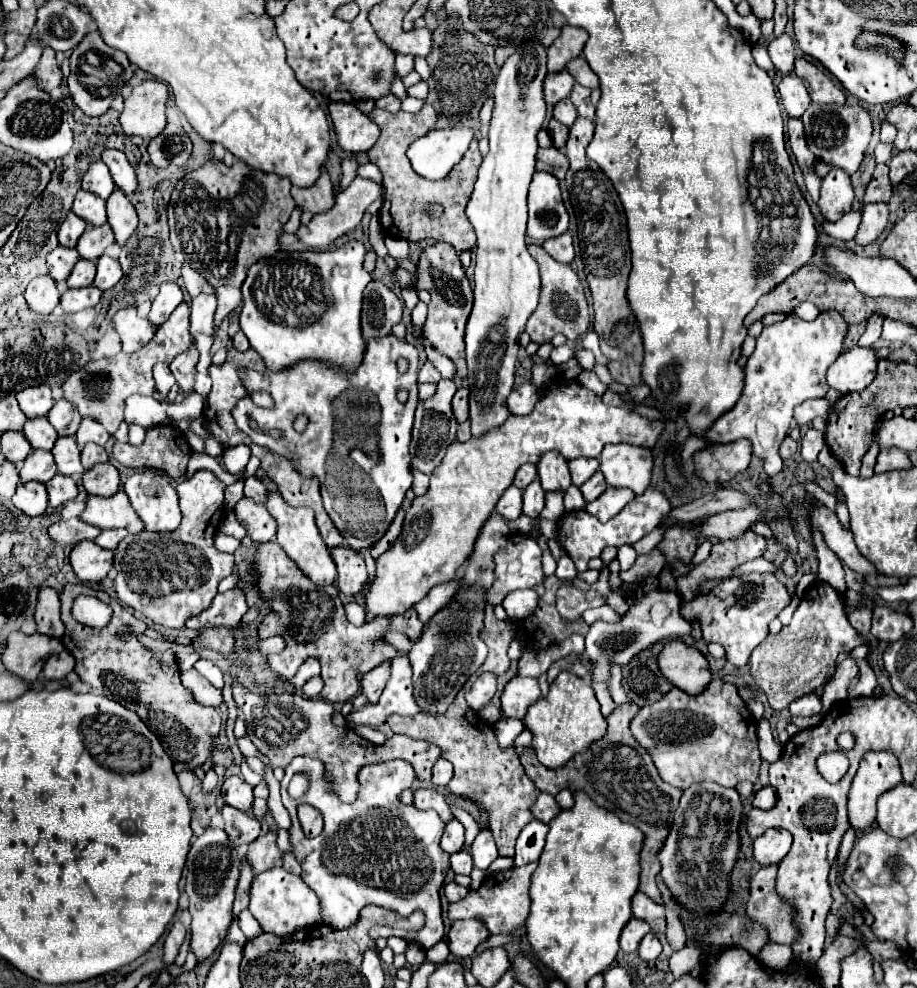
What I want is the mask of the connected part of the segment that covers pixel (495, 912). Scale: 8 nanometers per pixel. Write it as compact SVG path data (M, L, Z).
M531 862L521 868L511 868L507 872L497 872L489 874L485 882L481 884L479 890L469 890L469 894L459 900L449 904L449 920L465 920L465 918L477 918L481 920L491 934L509 934L513 930L519 930L529 914L529 882L531 874L535 870L537 862Z

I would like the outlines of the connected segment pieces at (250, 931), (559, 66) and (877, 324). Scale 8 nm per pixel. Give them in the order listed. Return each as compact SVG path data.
M248 909L243 910L239 915L239 927L245 934L247 940L251 940L263 932L259 923Z
M563 26L561 36L547 50L547 70L549 72L565 70L567 62L581 54L585 42L587 42L585 30L579 30L573 26Z
M871 314L871 316L867 318L867 330L865 330L865 334L861 336L859 346L871 348L871 344L879 340L879 336L881 336L881 322L883 322L883 318L881 318L879 314Z

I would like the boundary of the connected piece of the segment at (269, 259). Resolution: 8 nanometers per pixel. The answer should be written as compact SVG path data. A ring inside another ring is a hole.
M349 240L343 246L327 252L287 252L279 250L271 256L261 256L247 272L243 282L243 306L239 314L241 330L253 350L261 354L269 370L281 370L299 358L319 358L339 368L355 370L363 360L365 340L361 336L361 298L371 274L363 268L365 244Z

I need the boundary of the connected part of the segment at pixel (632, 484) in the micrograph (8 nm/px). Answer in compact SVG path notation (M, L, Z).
M607 444L599 456L599 470L609 486L629 488L643 494L649 484L653 458L651 450L633 444Z

